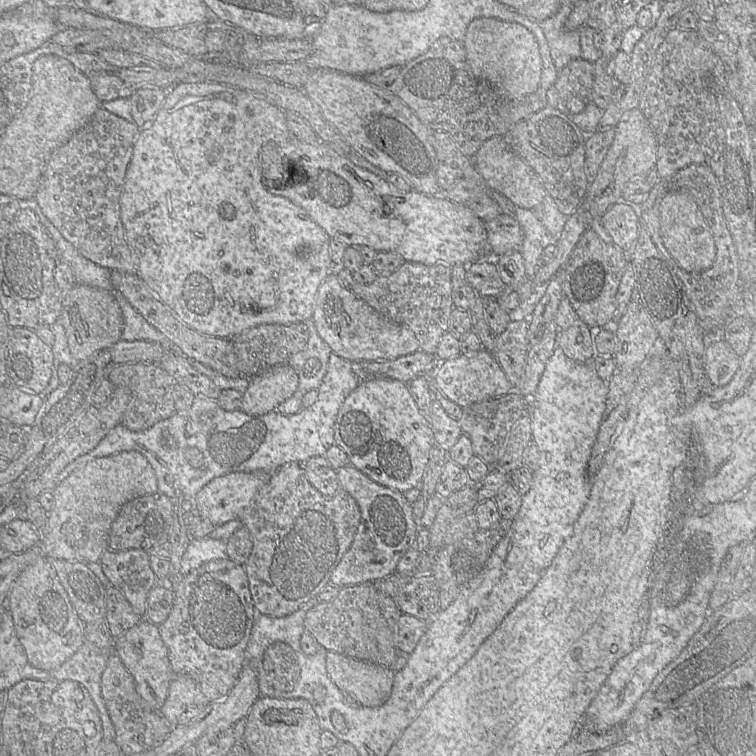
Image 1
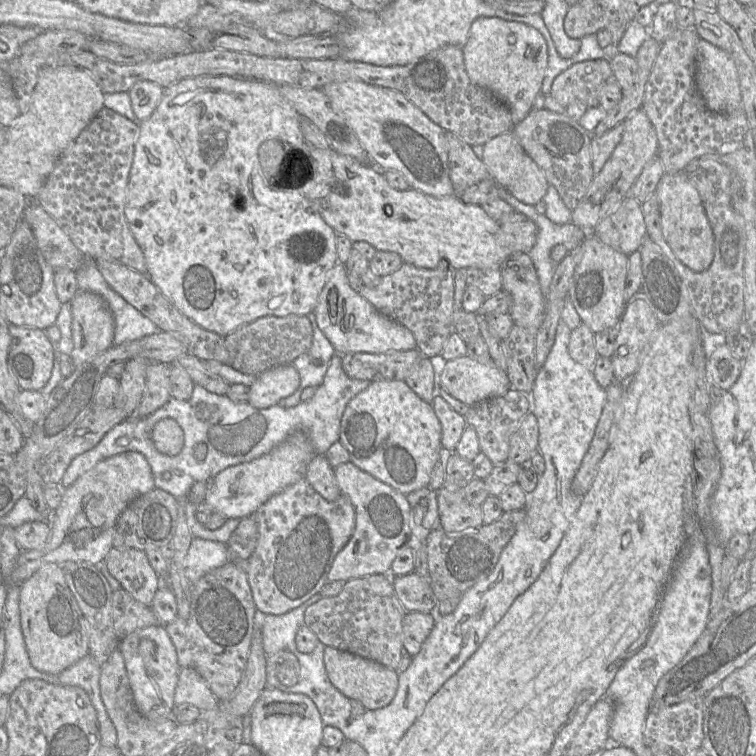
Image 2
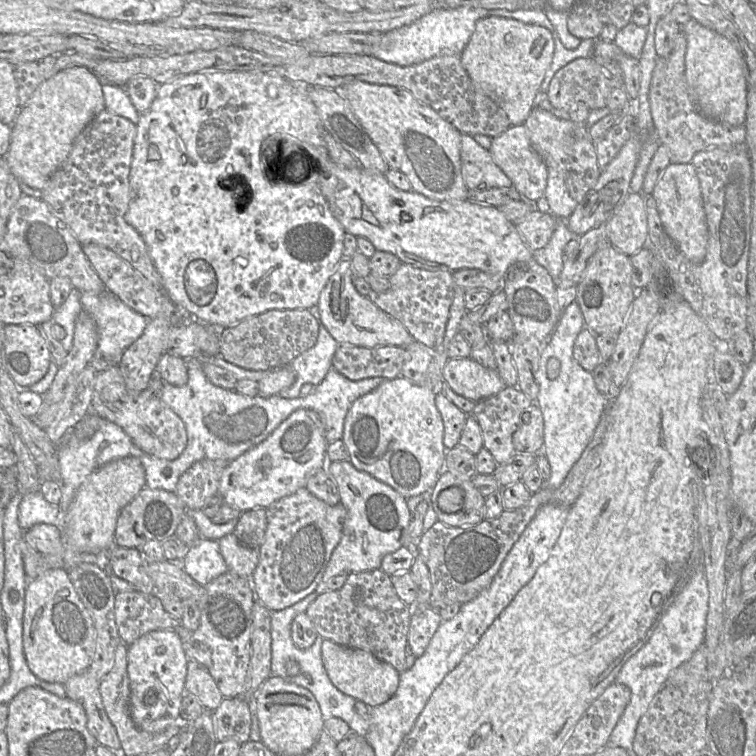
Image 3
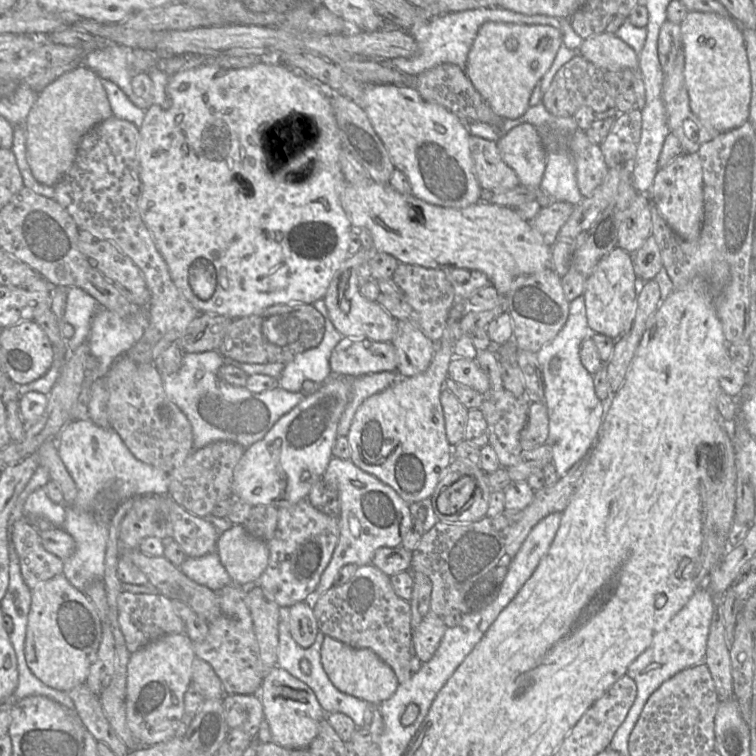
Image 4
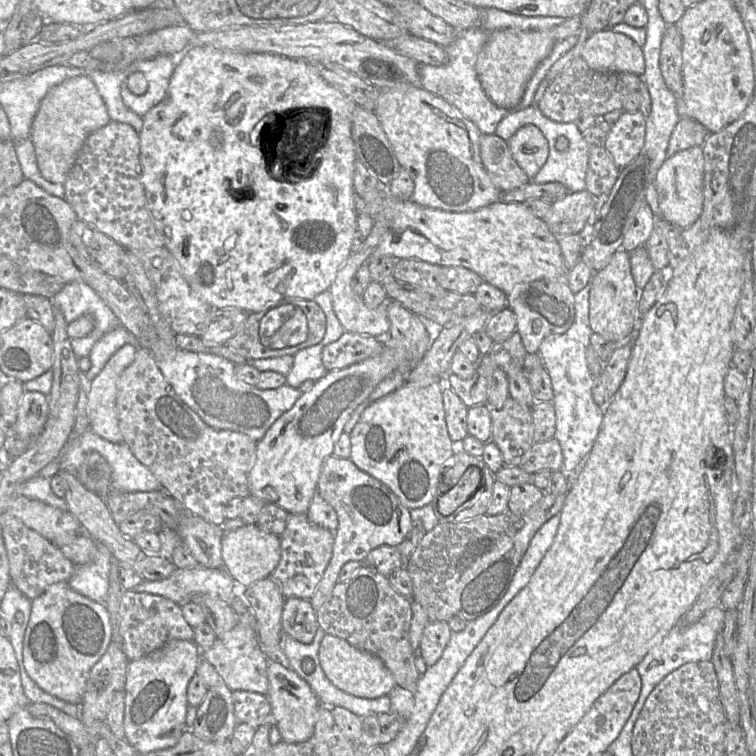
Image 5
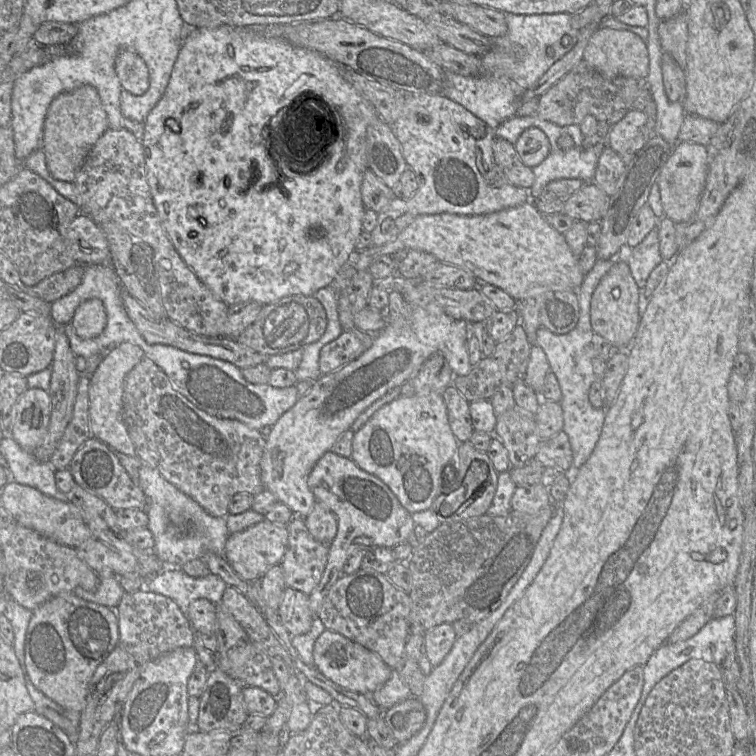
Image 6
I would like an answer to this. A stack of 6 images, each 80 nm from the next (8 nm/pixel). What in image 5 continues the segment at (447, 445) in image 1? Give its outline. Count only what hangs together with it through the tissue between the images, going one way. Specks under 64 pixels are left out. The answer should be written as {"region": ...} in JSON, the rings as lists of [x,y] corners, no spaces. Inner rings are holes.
{"region":[[[443,384],[442,397],[449,437],[454,443],[461,443],[462,440],[468,435],[468,407],[446,384]]]}

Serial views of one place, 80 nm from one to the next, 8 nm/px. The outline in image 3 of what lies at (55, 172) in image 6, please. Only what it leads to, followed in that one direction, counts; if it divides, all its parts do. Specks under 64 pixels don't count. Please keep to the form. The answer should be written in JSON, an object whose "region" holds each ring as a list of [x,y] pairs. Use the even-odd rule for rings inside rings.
{"region":[[[86,67],[65,68],[42,82],[12,125],[8,151],[2,158],[19,182],[42,190],[68,158],[76,138],[104,109],[102,84]]]}

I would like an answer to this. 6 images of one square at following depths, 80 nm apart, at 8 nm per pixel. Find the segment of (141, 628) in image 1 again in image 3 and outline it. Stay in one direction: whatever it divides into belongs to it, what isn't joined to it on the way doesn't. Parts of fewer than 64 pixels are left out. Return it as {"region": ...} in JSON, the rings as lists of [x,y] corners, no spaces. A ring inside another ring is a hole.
{"region":[[[174,629],[148,632],[128,646],[130,713],[135,725],[146,732],[159,733],[181,723],[180,709],[185,694],[188,659]]]}

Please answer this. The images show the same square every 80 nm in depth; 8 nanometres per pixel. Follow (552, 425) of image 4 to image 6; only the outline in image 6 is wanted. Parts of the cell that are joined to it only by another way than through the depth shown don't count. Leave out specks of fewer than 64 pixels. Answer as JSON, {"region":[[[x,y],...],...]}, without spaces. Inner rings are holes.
{"region":[[[598,259],[592,269],[584,277],[581,286],[577,289],[580,314],[577,325],[574,329],[566,334],[555,334],[545,327],[540,327],[536,332],[536,345],[540,346],[546,354],[547,360],[550,365],[550,370],[553,372],[558,380],[562,398],[559,402],[563,411],[563,429],[568,436],[571,450],[572,450],[572,465],[569,469],[569,473],[572,474],[578,470],[589,458],[592,453],[602,430],[602,426],[605,419],[605,408],[594,408],[589,401],[589,389],[593,381],[596,379],[592,370],[592,358],[594,357],[593,347],[591,346],[591,340],[594,331],[590,322],[590,303],[592,294],[598,285],[601,278],[608,272],[608,270],[614,264],[615,259]]]}

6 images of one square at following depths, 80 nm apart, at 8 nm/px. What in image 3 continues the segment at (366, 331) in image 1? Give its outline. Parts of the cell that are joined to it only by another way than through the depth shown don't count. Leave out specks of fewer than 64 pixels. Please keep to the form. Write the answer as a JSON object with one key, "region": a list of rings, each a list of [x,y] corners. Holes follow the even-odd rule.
{"region":[[[343,258],[320,294],[318,308],[322,324],[340,344],[373,348],[377,346],[406,347],[414,338],[395,318],[378,308],[356,290],[351,271],[351,260]]]}

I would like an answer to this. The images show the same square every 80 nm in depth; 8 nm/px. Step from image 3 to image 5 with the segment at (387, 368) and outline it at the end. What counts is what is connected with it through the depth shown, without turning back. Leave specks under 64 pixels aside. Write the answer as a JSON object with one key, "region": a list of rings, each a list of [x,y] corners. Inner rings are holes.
{"region":[[[345,331],[337,341],[323,348],[321,358],[327,371],[340,370],[368,358],[378,356],[383,349],[384,339]]]}

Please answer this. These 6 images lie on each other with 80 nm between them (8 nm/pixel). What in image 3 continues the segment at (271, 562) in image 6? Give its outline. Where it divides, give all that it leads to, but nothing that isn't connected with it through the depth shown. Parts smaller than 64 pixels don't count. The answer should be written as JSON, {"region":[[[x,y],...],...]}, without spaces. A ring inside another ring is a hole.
{"region":[[[233,532],[217,541],[229,570],[240,577],[251,579],[259,561],[258,549],[240,543]]]}

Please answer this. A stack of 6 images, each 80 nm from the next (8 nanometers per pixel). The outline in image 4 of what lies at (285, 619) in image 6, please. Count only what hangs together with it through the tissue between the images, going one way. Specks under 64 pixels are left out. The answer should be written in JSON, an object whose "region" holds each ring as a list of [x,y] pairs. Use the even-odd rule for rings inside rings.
{"region":[[[307,601],[297,602],[288,608],[289,631],[303,648],[310,647],[319,631],[313,609]]]}

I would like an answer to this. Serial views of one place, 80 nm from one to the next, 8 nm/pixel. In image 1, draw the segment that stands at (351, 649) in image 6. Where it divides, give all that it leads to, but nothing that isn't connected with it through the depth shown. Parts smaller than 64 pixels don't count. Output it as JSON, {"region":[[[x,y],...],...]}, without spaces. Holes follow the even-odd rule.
{"region":[[[334,651],[326,653],[330,679],[363,707],[379,707],[390,697],[395,671]]]}

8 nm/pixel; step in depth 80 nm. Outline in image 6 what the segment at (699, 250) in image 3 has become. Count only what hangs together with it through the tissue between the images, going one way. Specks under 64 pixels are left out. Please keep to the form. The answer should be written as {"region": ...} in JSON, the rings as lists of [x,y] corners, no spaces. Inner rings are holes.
{"region":[[[679,141],[657,178],[661,202],[665,216],[675,223],[686,222],[696,212],[700,197],[705,187],[708,172],[708,155],[706,146]]]}

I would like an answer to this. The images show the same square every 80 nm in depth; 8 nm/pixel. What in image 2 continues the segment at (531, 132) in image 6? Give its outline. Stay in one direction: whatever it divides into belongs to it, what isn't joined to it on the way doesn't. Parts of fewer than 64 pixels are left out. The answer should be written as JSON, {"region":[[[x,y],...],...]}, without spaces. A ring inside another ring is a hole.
{"region":[[[512,131],[500,134],[486,142],[483,145],[481,160],[491,178],[519,201],[534,206],[544,198],[549,186],[545,174],[524,151]]]}

